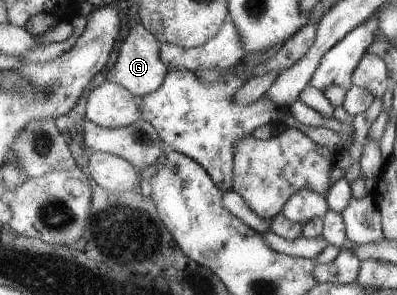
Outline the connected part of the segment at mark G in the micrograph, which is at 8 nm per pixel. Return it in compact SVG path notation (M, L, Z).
M130 21L128 33L120 43L121 47L118 47L116 62L108 69L106 80L121 85L134 97L144 97L146 93L158 89L167 73L167 68L160 61L159 44L159 41L156 41L152 33L148 33L140 22Z

